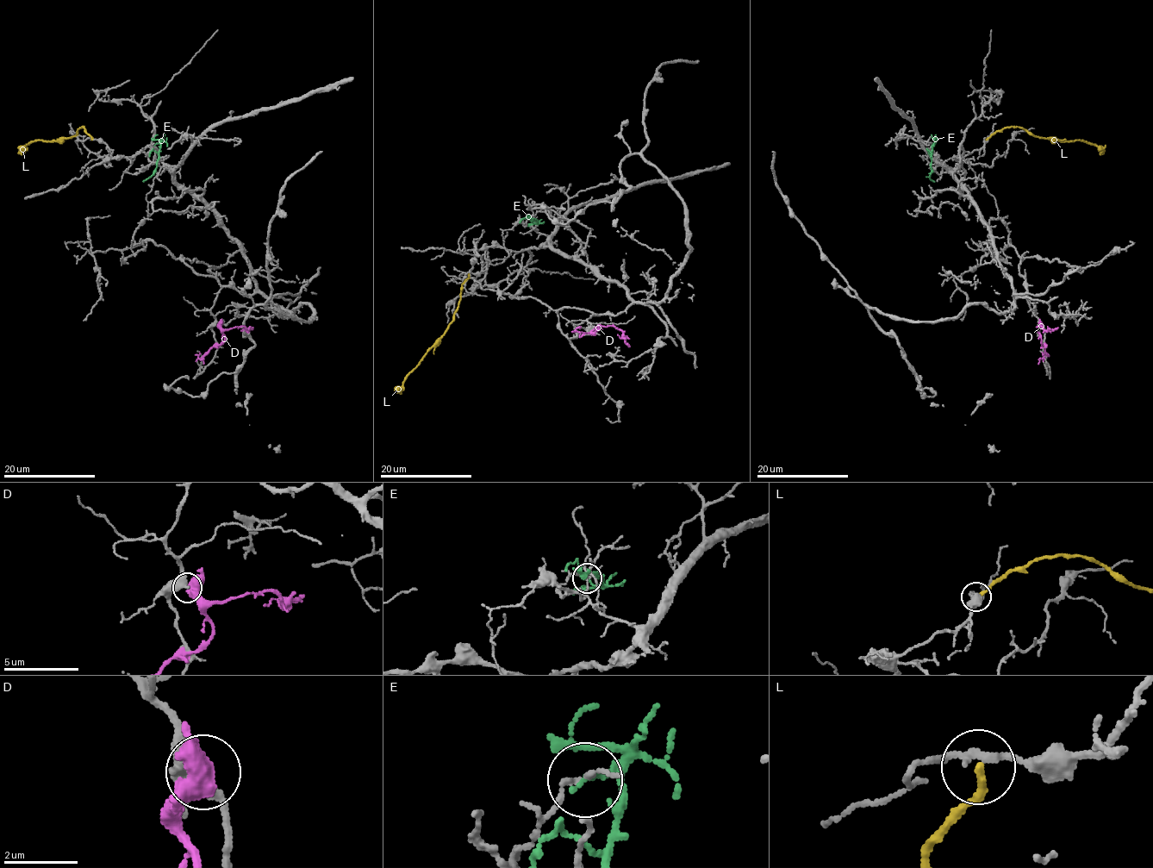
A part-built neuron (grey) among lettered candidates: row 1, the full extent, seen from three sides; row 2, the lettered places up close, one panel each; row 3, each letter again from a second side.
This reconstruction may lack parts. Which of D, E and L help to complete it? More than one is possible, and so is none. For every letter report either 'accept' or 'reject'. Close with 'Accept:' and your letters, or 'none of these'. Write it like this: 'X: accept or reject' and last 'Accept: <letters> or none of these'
D: reject
E: reject
L: reject
Accept: none of these

